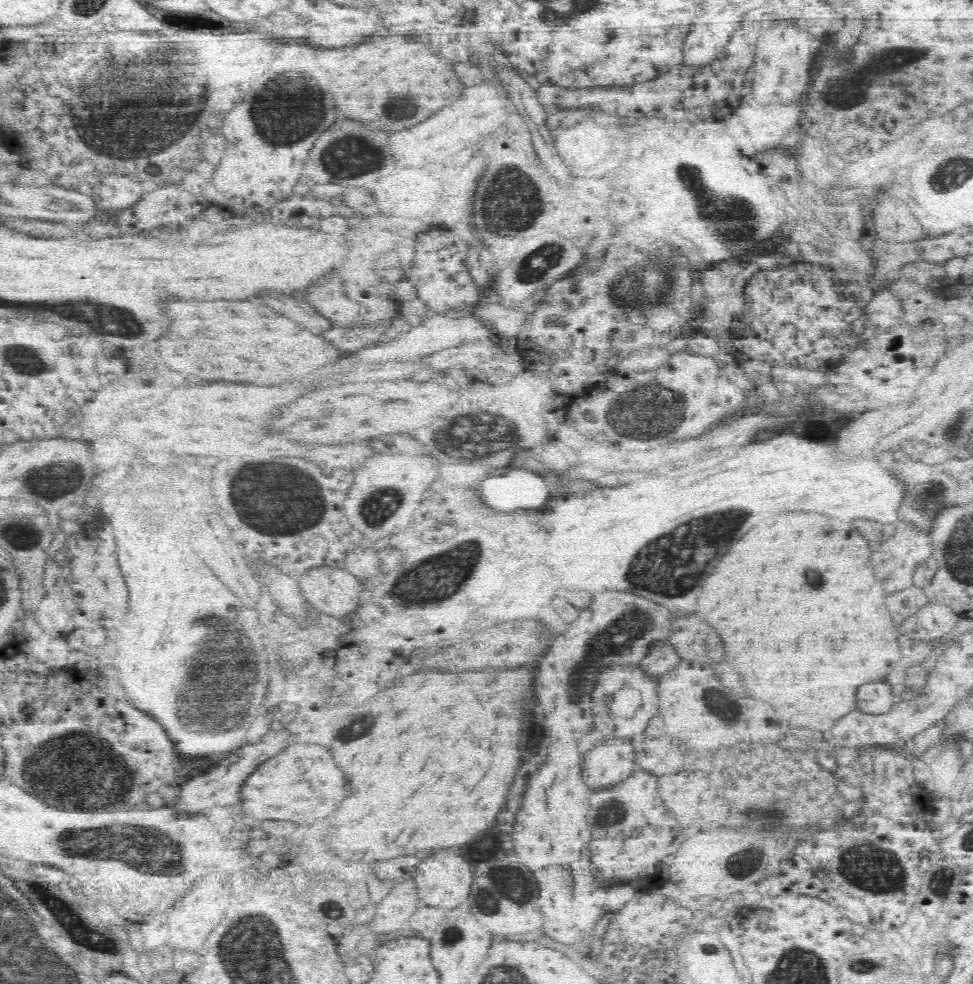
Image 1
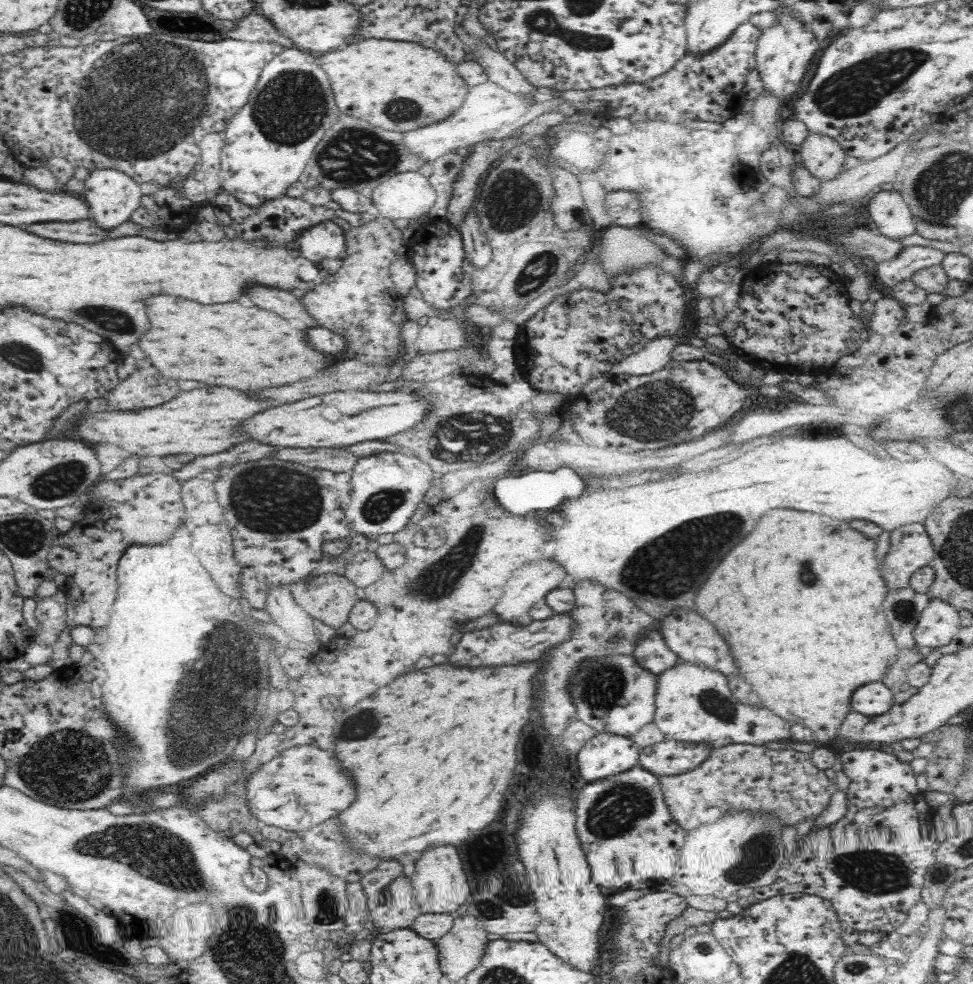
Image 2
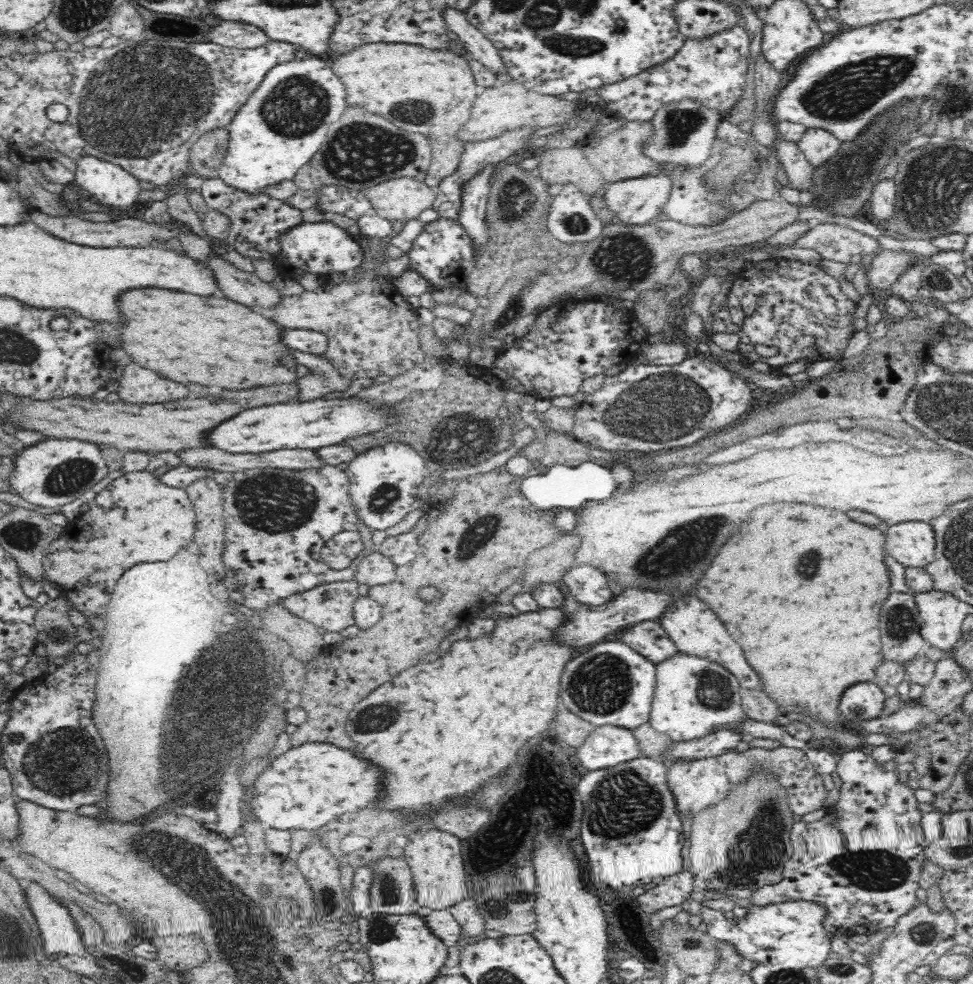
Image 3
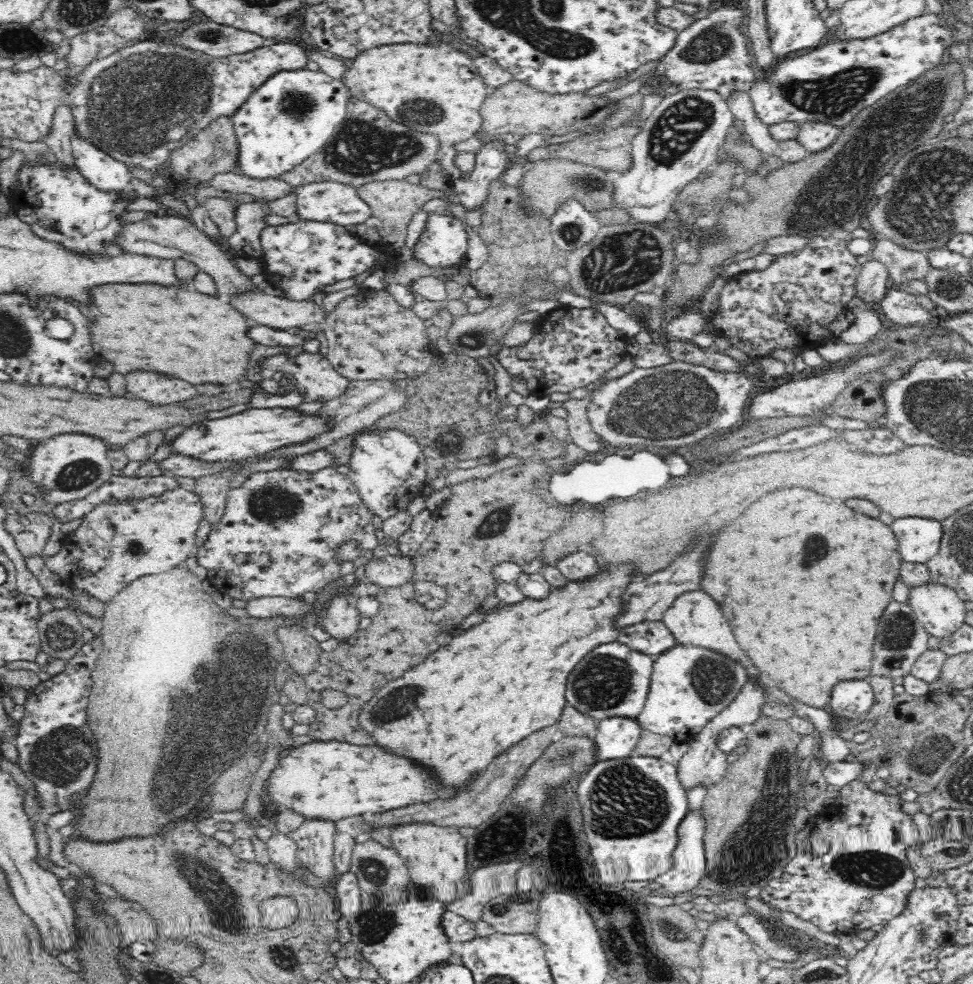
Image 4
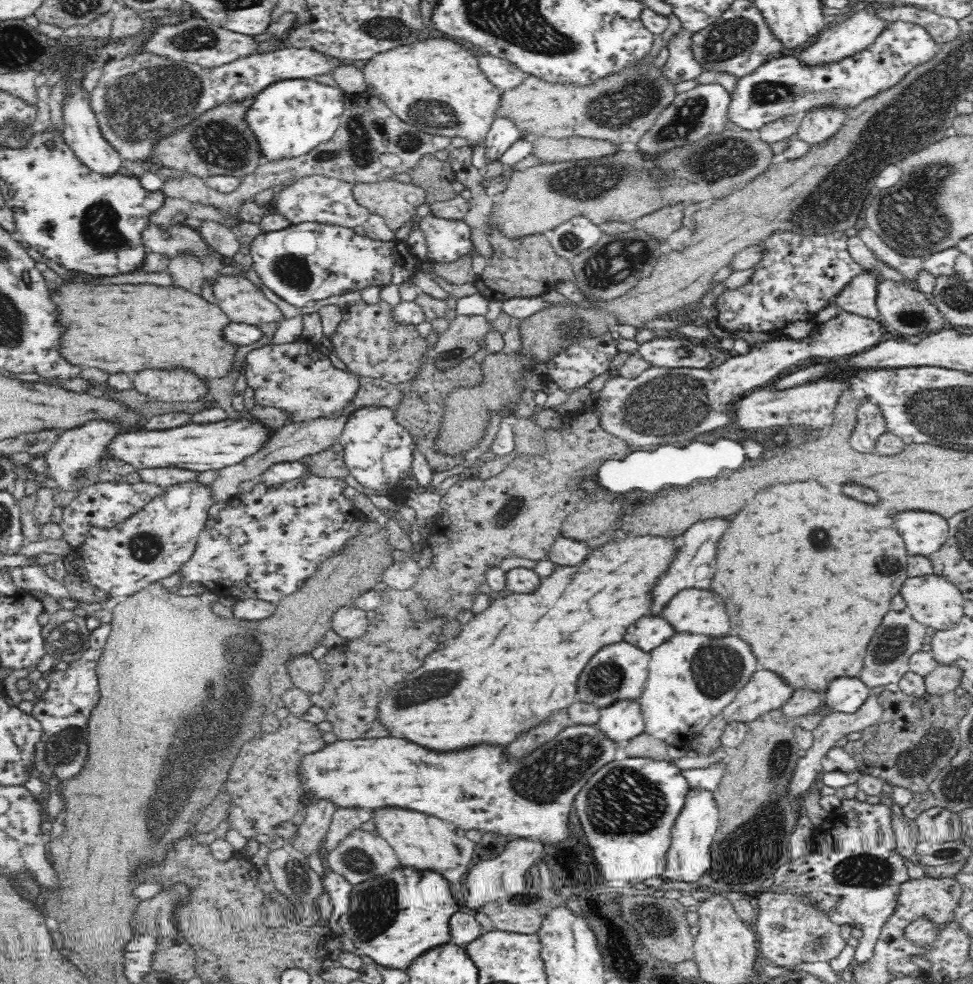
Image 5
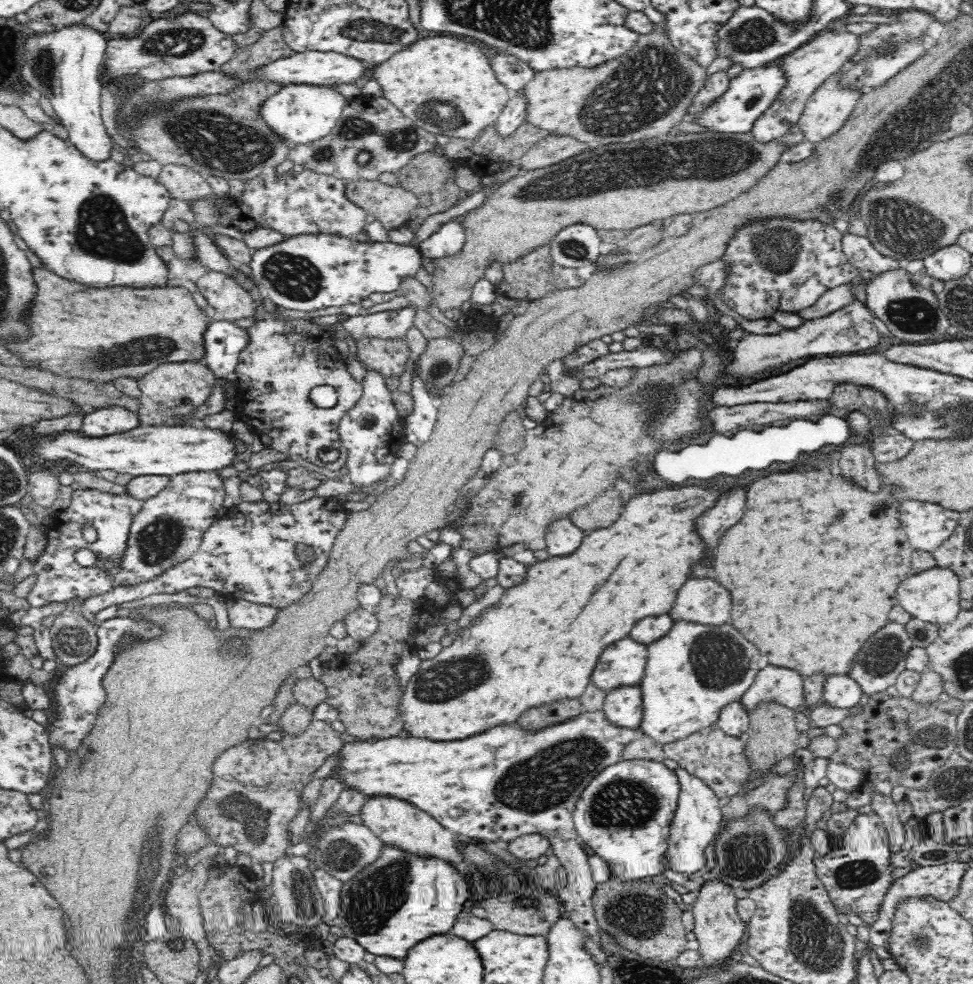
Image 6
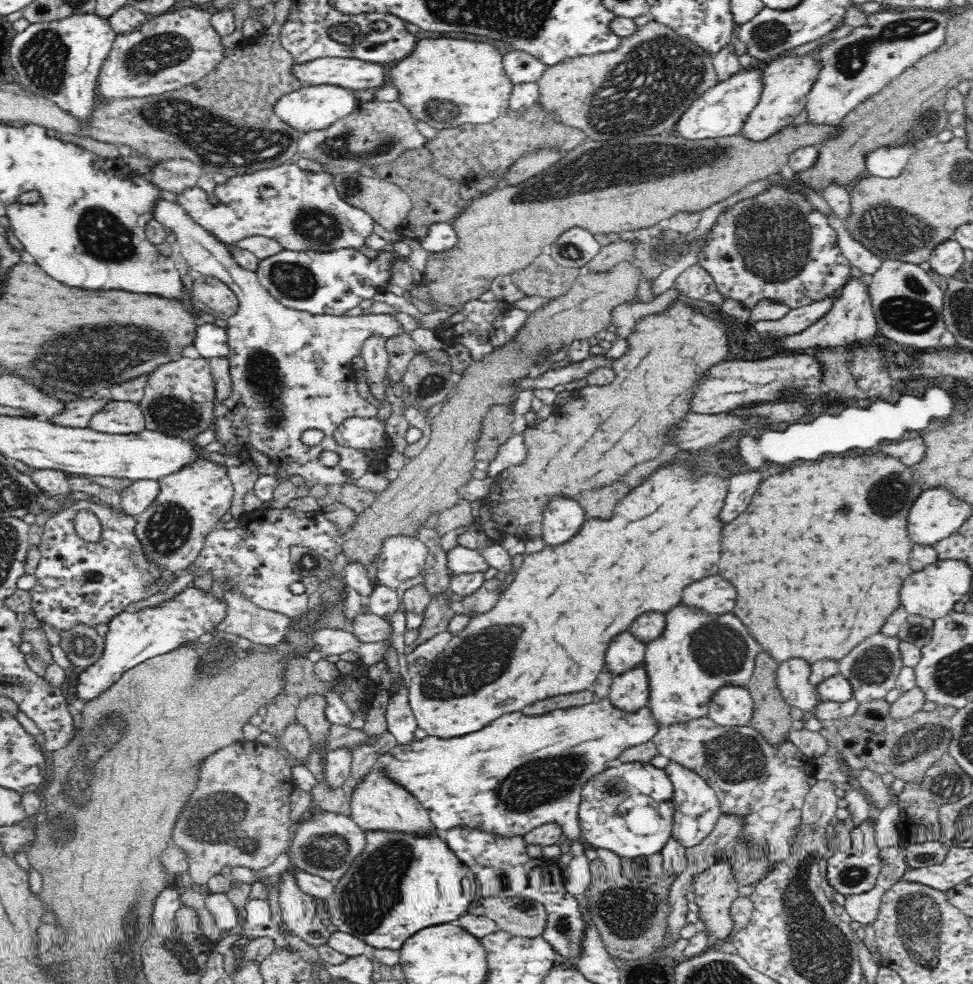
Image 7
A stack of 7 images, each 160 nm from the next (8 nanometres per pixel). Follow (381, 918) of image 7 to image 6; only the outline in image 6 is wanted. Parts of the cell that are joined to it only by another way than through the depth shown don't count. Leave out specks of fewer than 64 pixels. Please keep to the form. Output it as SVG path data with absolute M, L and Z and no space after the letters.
M385 846L383 856L374 865L344 883L340 894L341 910L333 921L334 926L342 929L347 938L352 938L374 956L406 959L416 944L451 933L457 914L470 894L468 877L467 870L450 867L438 859L416 859L392 846Z

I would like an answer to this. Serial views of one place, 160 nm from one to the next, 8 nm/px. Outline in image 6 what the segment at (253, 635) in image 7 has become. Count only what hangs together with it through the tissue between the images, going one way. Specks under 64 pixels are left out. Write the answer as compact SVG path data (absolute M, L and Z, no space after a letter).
M243 599L229 600L227 603L229 622L238 629L264 628L275 619L277 613L277 609L273 606Z

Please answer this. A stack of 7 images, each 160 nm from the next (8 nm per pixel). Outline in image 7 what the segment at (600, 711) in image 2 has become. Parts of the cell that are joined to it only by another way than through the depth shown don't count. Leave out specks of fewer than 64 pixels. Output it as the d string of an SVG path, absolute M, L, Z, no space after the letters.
M628 632L616 636L606 650L605 670L615 677L644 664L646 645Z

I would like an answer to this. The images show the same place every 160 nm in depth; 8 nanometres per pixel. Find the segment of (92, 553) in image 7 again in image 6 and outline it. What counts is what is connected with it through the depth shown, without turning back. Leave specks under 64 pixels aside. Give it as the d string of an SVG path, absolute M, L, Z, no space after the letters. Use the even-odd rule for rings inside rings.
M92 487L74 490L71 504L64 510L56 511L51 523L45 528L47 546L33 566L36 582L26 597L28 604L31 607L43 607L54 602L68 604L74 598L82 602L87 596L114 590L109 576L97 566L97 563L91 567L81 566L74 560L74 554L81 548L88 548L96 554L97 561L104 557L117 561L124 550L133 516L140 512L144 501L140 497L130 495L130 491L108 494ZM86 526L97 532L94 543L83 540L82 532Z

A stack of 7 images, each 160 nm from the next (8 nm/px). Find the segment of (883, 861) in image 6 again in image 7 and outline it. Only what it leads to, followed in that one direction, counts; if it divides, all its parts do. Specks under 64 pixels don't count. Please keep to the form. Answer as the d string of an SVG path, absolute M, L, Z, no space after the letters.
M875 816L864 820L862 824L858 824L856 828L851 830L851 847L848 852L844 852L842 858L836 856L828 858L828 866L826 866L826 880L838 894L842 896L856 896L856 894L864 894L870 892L872 888L876 888L876 884L880 882L879 876L882 874L881 850L876 845L875 825L877 820Z

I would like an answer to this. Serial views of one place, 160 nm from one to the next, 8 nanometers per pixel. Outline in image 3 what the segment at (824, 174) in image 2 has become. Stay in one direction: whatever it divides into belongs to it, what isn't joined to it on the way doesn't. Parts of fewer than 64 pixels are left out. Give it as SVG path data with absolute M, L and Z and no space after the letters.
M807 128L804 136L796 143L801 154L814 168L820 168L834 158L842 144L831 132L816 128Z

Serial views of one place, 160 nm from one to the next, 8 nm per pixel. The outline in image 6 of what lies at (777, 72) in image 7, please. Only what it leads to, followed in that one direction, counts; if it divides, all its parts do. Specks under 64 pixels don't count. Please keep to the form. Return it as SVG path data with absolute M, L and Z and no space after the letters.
M848 29L844 32L833 32L832 30L822 30L814 38L808 40L806 44L798 47L787 55L784 60L780 60L780 65L786 69L788 84L782 92L782 98L776 100L768 112L766 112L752 128L752 136L761 143L767 143L772 140L780 140L788 130L799 122L800 116L805 109L808 98L820 88L832 74L840 72L842 66L849 63L860 50L860 35Z

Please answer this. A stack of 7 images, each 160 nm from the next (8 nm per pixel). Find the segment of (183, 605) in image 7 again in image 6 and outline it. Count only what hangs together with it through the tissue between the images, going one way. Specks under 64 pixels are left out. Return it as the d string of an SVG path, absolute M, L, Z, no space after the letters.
M115 617L99 622L96 626L97 647L94 654L80 664L71 666L56 680L56 688L52 702L54 706L54 714L50 714L47 718L47 735L49 738L49 746L51 750L62 748L66 754L78 751L83 744L88 732L93 729L97 716L102 705L105 703L105 695L102 691L101 678L107 671L111 660L113 659L113 648L117 640L124 634L132 631L136 637L153 637L159 633L157 626L145 624L145 622L137 622L128 617Z

